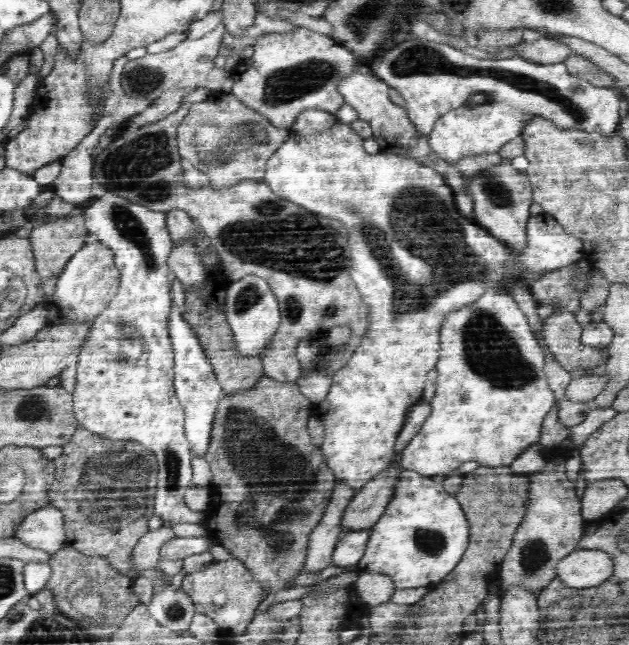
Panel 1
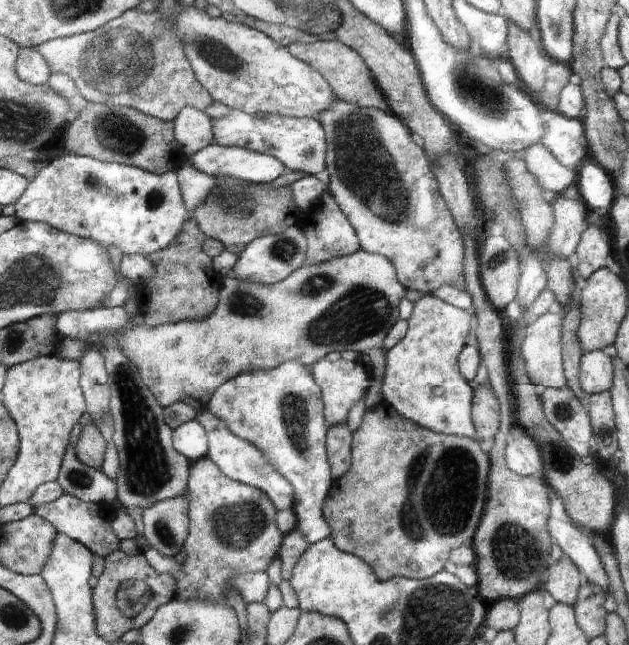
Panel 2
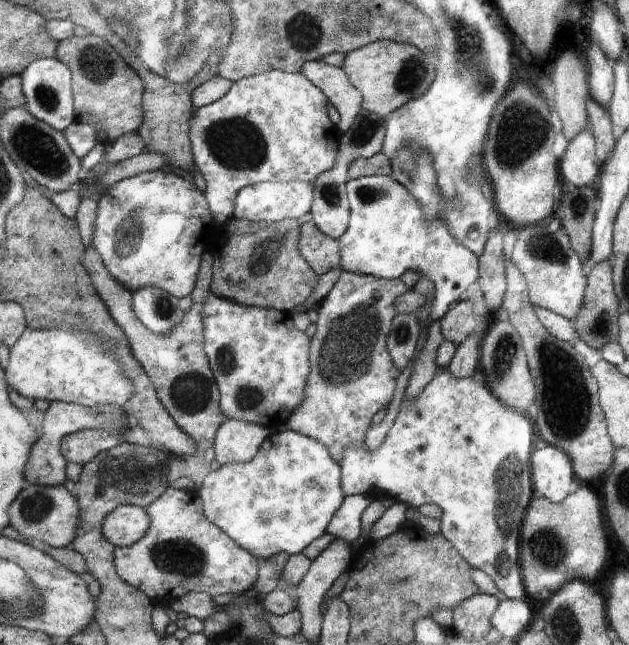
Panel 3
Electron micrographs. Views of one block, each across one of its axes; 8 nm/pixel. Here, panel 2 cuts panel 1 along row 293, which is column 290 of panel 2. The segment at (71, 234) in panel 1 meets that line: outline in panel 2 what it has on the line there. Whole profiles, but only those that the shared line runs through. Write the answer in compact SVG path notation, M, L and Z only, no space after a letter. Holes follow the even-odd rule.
M314 41L311 43L290 43L287 46L292 56L311 65L328 81L334 90L335 96L340 100L348 100L352 104L359 105L362 108L374 107L382 112L392 113L391 106L387 98L382 98L382 91L379 84L374 84L372 78L368 80L368 66L355 49L340 41Z

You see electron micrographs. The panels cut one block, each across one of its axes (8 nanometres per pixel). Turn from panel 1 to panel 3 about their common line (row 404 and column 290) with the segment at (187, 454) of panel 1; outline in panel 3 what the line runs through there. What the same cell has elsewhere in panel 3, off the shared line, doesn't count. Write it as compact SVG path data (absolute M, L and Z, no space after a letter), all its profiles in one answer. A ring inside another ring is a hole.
M268 71L263 75L249 76L244 79L233 82L232 88L216 102L200 107L193 112L193 118L189 121L189 132L191 139L191 149L194 152L194 165L206 180L205 196L209 200L213 217L216 219L217 227L226 223L234 215L235 200L240 191L248 185L263 183L266 181L290 182L302 181L311 184L324 174L328 169L331 169L335 164L336 151L338 151L339 138L341 130L330 121L326 104L328 104L326 95L312 84L302 73L287 73L284 71Z

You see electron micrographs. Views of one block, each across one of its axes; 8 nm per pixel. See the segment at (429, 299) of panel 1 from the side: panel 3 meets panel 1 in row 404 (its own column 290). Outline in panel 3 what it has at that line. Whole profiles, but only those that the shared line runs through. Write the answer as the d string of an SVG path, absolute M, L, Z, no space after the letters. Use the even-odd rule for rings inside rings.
M212 294L207 298L203 306L204 348L219 388L219 405L226 418L268 424L275 429L284 425L292 411L297 409L310 374L310 338L294 324L291 314L291 311L241 305Z

